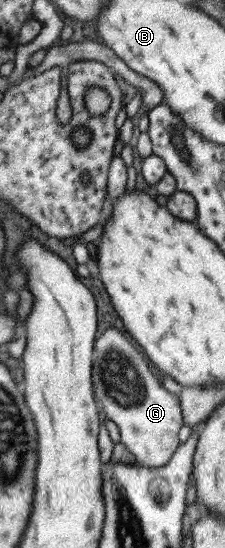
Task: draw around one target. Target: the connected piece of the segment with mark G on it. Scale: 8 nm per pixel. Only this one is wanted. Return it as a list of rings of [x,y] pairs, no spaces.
[[[105,329],[94,342],[91,379],[95,399],[106,418],[119,427],[121,442],[135,455],[138,465],[159,468],[170,461],[179,446],[182,408],[179,397],[167,391],[162,379],[150,371],[139,349],[138,343],[134,345],[118,329]]]

